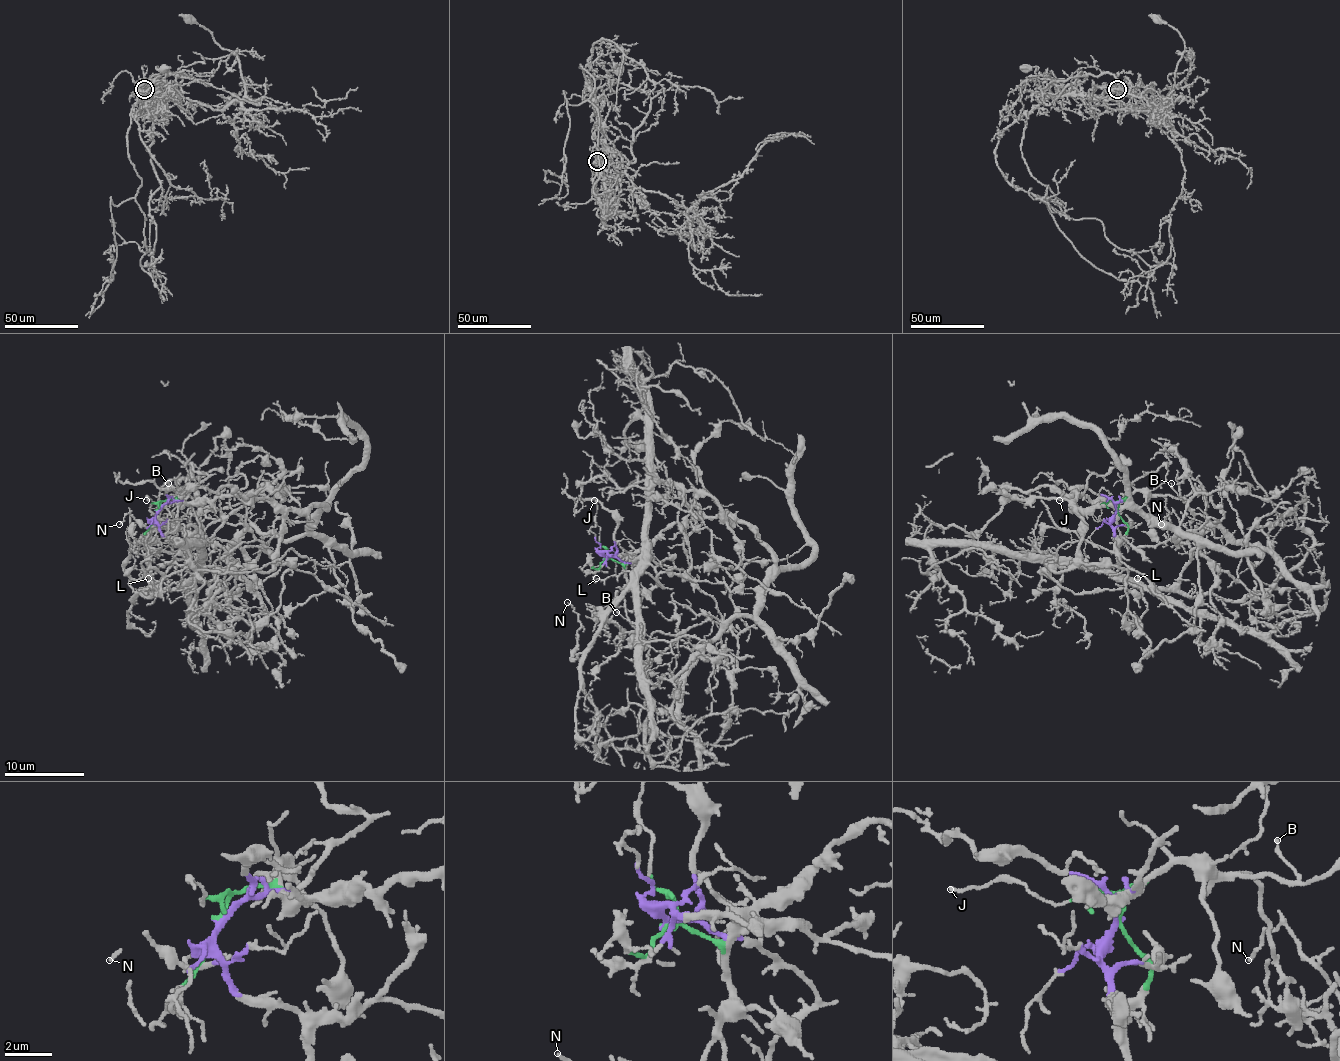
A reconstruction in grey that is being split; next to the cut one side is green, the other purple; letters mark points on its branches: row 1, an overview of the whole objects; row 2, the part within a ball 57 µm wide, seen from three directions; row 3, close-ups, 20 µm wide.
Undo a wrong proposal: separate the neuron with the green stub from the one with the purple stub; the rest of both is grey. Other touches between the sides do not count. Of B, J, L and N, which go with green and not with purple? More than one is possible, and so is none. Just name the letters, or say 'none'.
B, J

